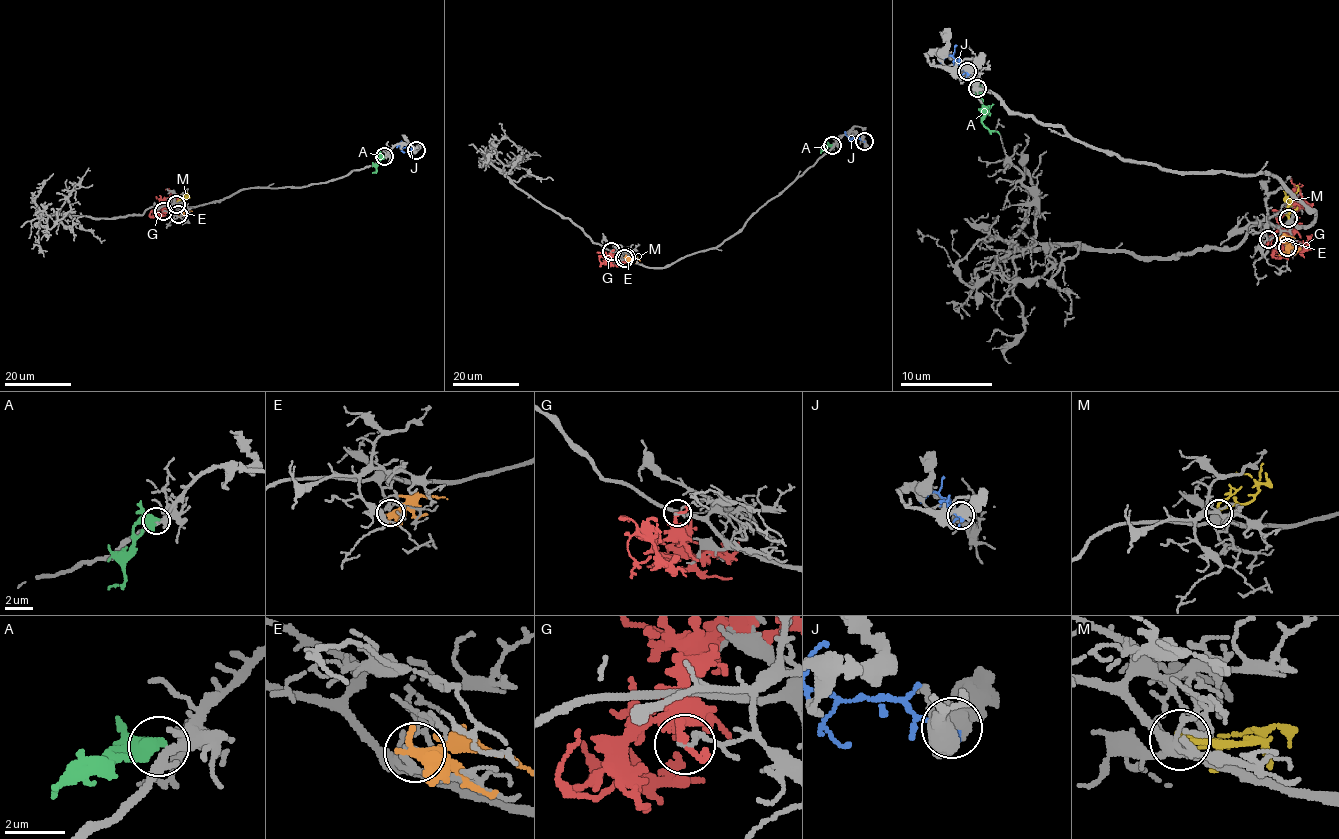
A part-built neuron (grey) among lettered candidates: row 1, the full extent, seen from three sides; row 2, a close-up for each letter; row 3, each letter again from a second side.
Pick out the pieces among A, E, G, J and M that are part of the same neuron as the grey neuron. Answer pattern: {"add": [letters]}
{"add": ["M"]}

